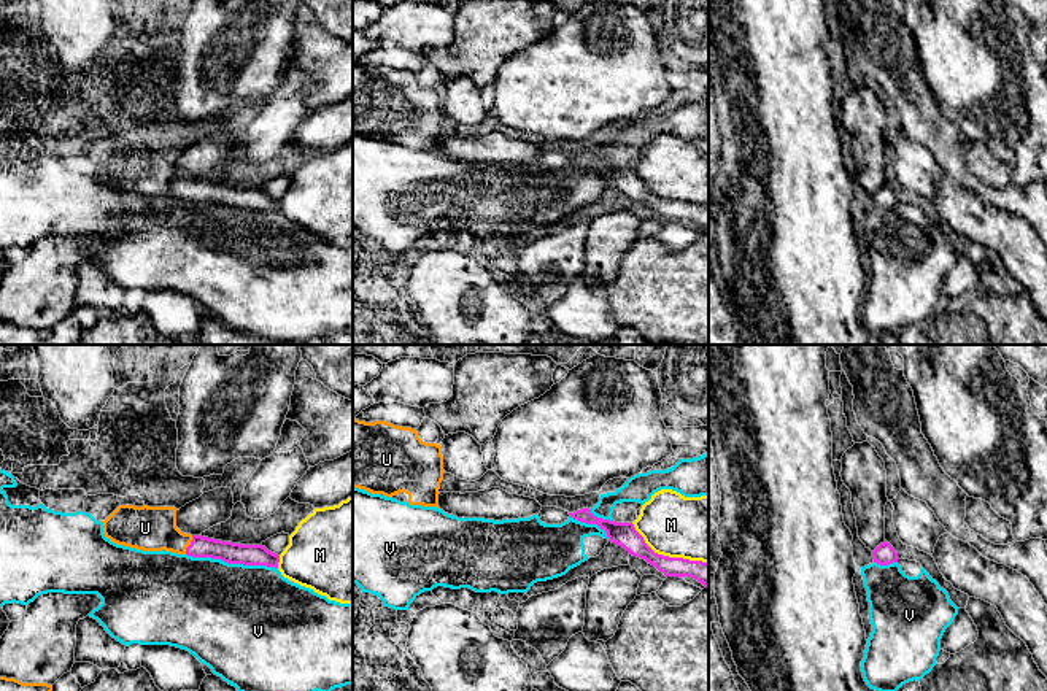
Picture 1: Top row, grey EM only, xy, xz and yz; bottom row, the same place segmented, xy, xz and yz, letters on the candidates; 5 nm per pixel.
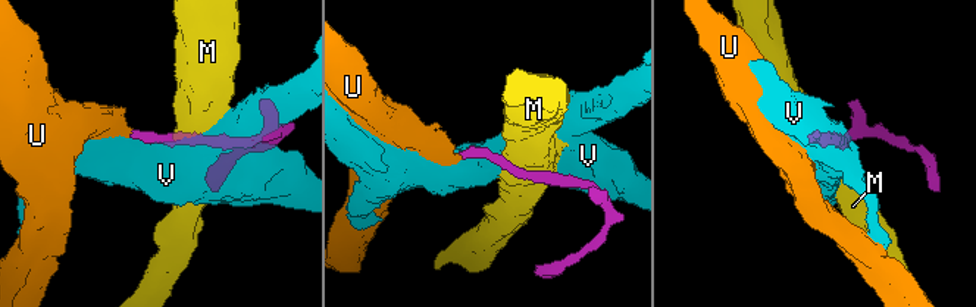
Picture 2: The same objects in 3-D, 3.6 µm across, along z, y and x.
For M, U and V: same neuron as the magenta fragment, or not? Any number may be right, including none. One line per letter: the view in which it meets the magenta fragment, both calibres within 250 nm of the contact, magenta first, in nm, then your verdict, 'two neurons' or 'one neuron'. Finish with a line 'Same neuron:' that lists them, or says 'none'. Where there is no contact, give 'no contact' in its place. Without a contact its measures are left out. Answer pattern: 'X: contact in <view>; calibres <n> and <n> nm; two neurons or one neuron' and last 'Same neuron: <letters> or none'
M: contact in xz; calibres 120 and 320 nm; two neurons
U: contact in xy; calibres 110 and 220 nm; one neuron
V: contact in xy; calibres 110 and 500 nm; two neurons
Same neuron: U

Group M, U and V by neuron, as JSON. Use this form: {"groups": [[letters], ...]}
{"groups": [["M"], ["U"], ["V"]]}

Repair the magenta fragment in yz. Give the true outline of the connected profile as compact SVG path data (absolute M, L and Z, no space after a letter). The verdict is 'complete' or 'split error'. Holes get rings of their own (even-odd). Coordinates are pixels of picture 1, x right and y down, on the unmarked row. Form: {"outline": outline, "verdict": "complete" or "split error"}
{"outline": "M885 184L872 195L874 207L880 210L888 210L898 207L898 197L894 192Z", "verdict": "complete"}

